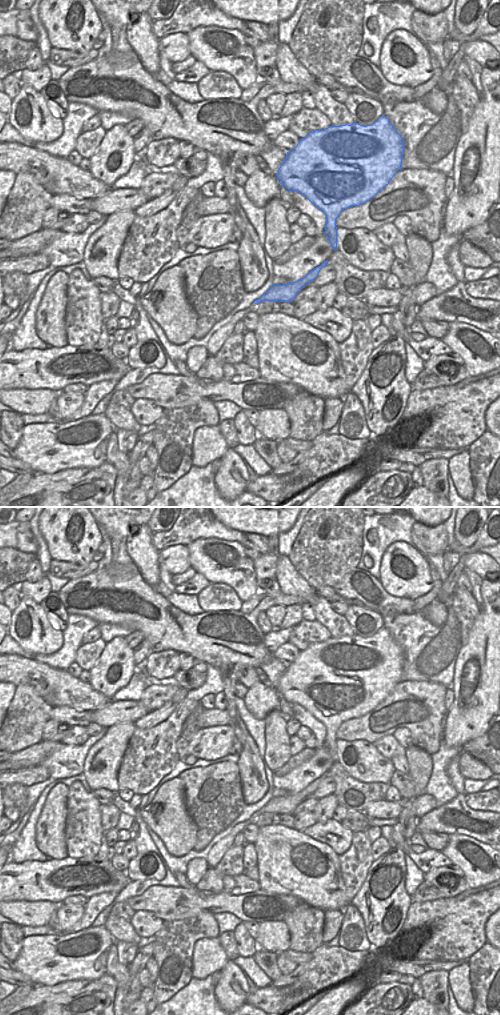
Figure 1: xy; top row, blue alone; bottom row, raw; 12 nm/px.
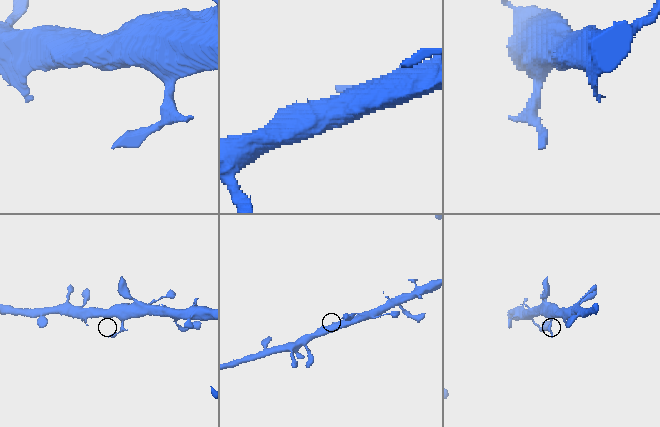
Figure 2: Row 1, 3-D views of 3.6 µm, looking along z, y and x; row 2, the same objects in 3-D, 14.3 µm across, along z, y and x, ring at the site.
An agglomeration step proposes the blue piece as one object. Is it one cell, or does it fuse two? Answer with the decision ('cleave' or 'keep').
keep

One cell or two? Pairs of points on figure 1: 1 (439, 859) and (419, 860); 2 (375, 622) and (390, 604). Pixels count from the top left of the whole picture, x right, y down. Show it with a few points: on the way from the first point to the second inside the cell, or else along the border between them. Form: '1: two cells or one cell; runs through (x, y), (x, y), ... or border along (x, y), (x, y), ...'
1: one cell; runs through (434, 859), (424, 859)
2: two cells; border along (362, 605), (376, 610), (382, 617)

